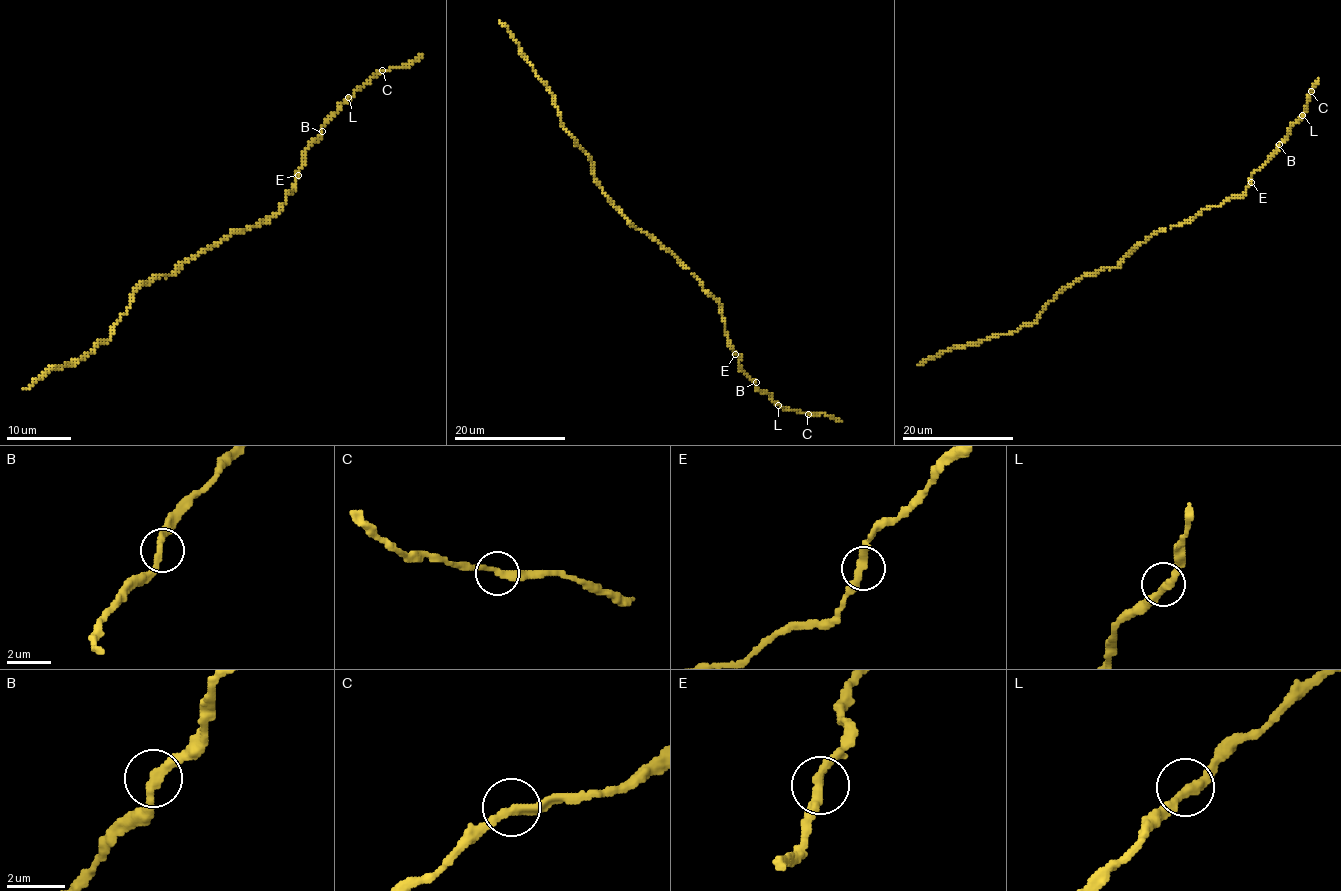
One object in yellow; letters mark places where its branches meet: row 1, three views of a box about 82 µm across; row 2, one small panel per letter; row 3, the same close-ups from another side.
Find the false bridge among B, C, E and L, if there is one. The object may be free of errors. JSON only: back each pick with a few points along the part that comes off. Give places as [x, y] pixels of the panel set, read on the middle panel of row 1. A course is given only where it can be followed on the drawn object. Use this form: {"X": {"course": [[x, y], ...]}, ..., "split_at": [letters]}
{"split_at": []}

